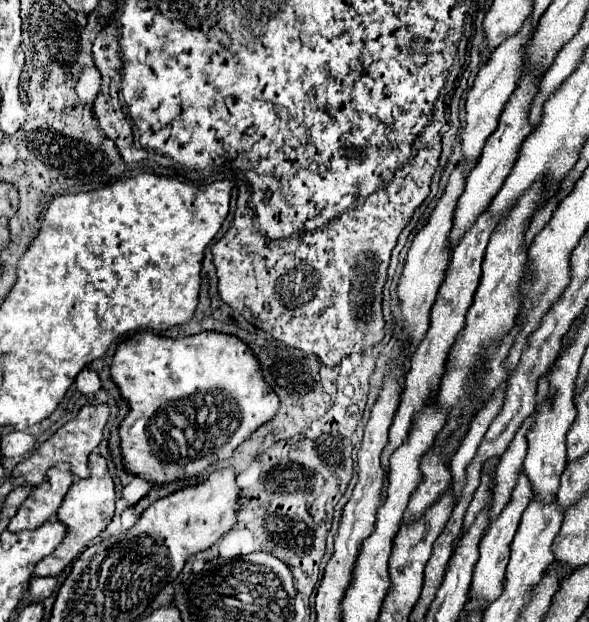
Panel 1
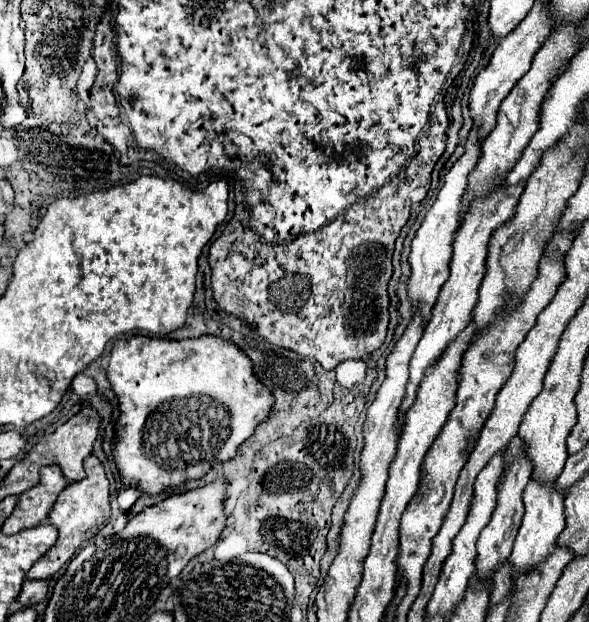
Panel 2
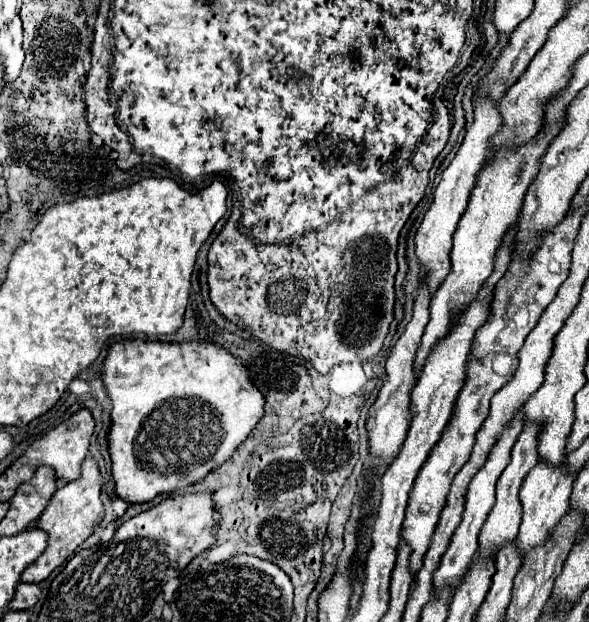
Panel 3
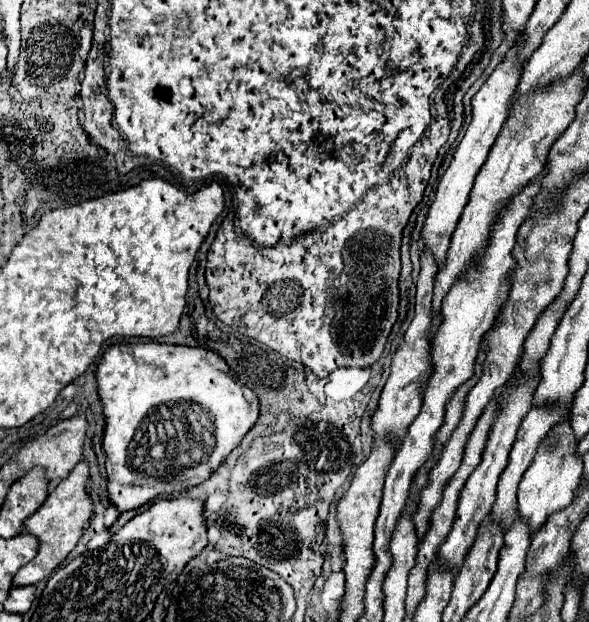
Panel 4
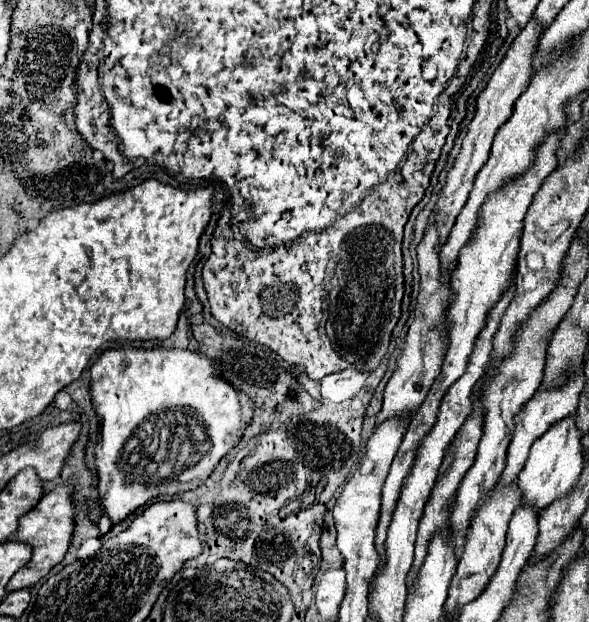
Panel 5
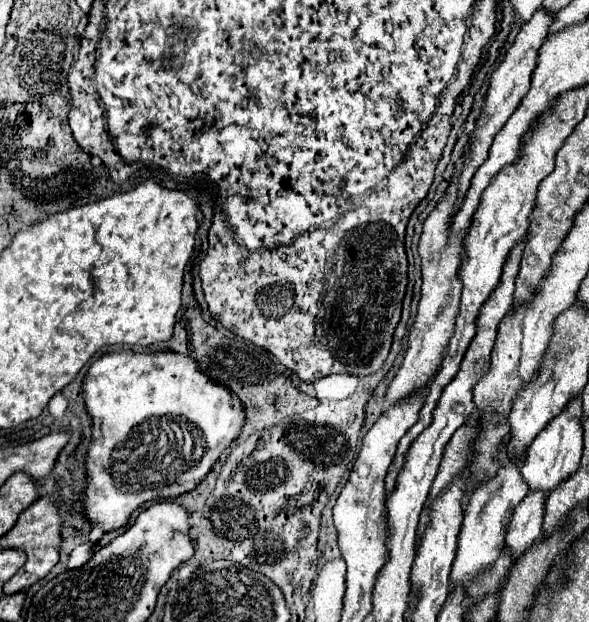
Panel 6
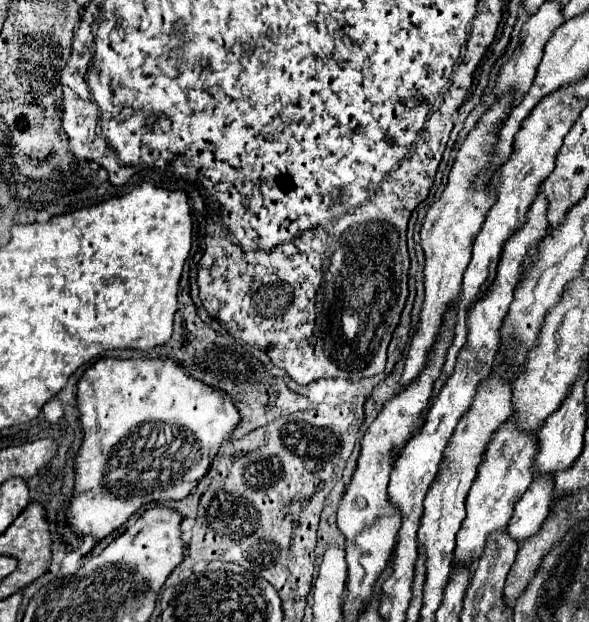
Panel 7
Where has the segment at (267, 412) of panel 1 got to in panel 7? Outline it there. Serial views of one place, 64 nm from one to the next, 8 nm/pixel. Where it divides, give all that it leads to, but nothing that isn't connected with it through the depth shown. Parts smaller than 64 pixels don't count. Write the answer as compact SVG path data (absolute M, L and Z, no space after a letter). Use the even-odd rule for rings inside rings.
M100 358L96 360L80 378L78 382L78 410L80 410L80 420L84 426L84 442L80 446L80 452L76 456L76 486L74 486L74 498L68 506L68 524L78 532L78 534L92 534L96 540L102 540L110 532L118 530L138 508L142 508L148 502L164 502L164 500L182 500L186 498L198 482L206 476L214 456L218 454L222 442L226 442L236 426L240 424L240 414L236 408L224 408L226 396L224 392L200 382L198 378L190 376L184 366L180 366L176 360L170 358Z

